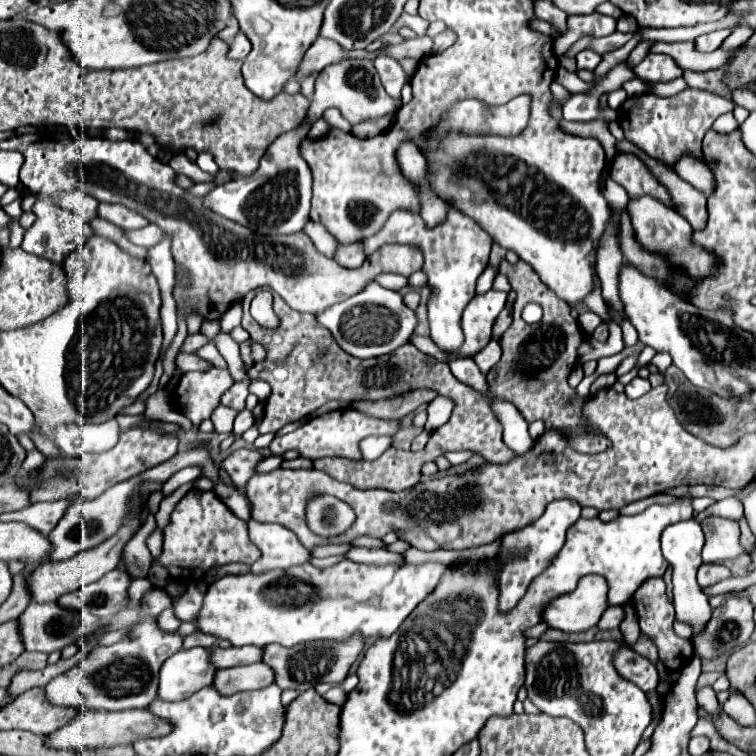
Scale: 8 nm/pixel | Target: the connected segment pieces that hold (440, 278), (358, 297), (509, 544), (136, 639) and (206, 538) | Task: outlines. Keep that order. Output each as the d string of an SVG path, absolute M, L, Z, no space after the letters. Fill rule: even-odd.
M449 202L445 220L433 228L427 226L417 212L405 208L393 210L389 220L375 236L361 240L363 252L367 256L371 256L383 244L409 244L421 250L423 254L421 272L427 276L427 288L429 288L427 312L429 312L431 338L441 348L453 348L453 350L459 348L463 340L461 312L475 296L475 282L489 262L493 238L485 230L481 230L481 226L473 218L469 218Z
M369 282L355 296L339 304L333 304L323 312L317 312L315 318L323 328L327 328L333 334L337 344L355 358L373 358L393 352L401 344L409 342L409 336L417 326L415 312L403 304L401 294L379 286L377 282ZM343 320L345 320L345 332L343 332Z
M555 500L545 508L543 516L537 518L533 524L503 536L501 548L497 554L503 558L503 564L497 570L497 580L499 580L499 584L497 584L499 586L497 608L501 614L511 612L519 604L519 600L525 596L531 580L549 566L549 562L555 558L555 554L561 550L561 544L565 542L565 532L579 518L581 518L581 506L575 500Z
M149 614L147 616L139 616L139 620L133 626L129 626L129 634L123 640L119 640L117 644L107 646L107 648L91 650L85 656L83 662L79 662L71 670L59 674L57 678L53 678L45 686L45 692L47 692L49 700L51 700L51 704L75 706L75 708L81 708L81 710L145 708L145 704L149 704L151 700L157 698L157 676L159 676L161 664L181 648L181 642L183 642L183 638L175 638L175 632L161 630L155 616L149 616Z
M189 490L177 502L175 510L171 512L169 524L165 526L163 550L161 550L159 558L155 558L155 562L159 562L163 568L167 568L173 582L179 582L185 586L203 580L205 572L209 572L217 566L225 566L231 562L253 564L255 560L257 560L257 548L253 548L253 544L247 538L247 524L241 518L237 518L233 512L229 512L229 508L213 492L205 492L205 490Z

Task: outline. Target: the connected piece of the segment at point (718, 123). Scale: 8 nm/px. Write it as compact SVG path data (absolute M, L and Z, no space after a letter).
M723 114L723 116L719 116L717 120L715 120L715 124L711 126L711 130L713 132L719 132L719 134L731 134L731 132L735 132L739 128L739 124L737 124L737 120L733 118L733 114Z

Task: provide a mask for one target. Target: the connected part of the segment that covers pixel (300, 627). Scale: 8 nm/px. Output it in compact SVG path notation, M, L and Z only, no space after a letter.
M341 560L329 568L315 568L311 564L299 564L289 570L273 570L265 574L237 574L217 578L209 592L205 594L205 608L201 610L201 620L197 626L201 632L213 634L217 638L229 640L233 646L297 646L315 640L335 640L347 642L353 634L367 638L389 638L403 620L437 588L441 574L447 570L445 564L425 562L425 564L357 564L351 560Z

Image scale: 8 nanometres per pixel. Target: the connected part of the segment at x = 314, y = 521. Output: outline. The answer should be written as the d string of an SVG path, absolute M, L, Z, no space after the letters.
M317 496L307 504L307 522L319 536L337 536L353 524L353 510L343 500Z

